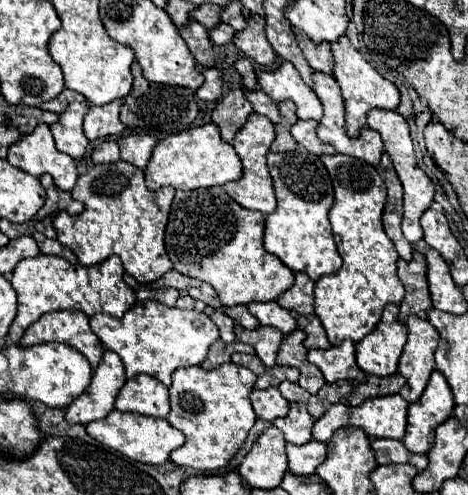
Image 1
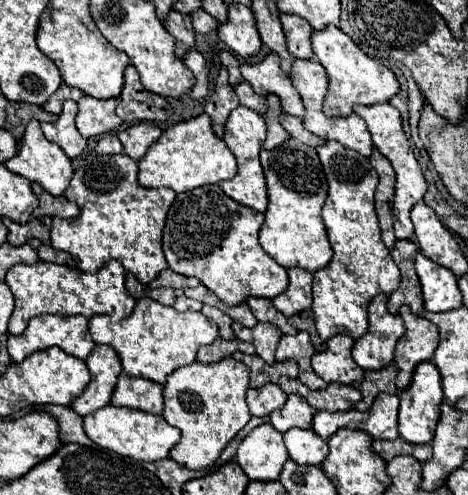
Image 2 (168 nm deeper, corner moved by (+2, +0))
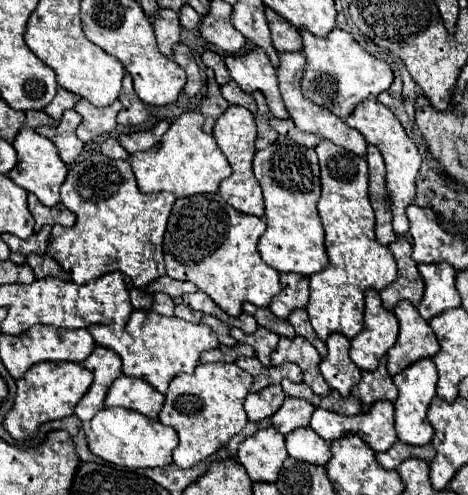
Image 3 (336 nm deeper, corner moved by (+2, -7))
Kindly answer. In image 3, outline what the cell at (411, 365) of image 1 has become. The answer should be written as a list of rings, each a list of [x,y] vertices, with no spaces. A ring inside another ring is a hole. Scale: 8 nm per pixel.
[[[399,300],[393,308],[393,314],[399,320],[399,336],[395,346],[391,346],[387,352],[387,370],[391,376],[405,370],[419,358],[435,356],[439,352],[439,342],[431,332],[429,322],[419,316],[417,308],[409,300]]]

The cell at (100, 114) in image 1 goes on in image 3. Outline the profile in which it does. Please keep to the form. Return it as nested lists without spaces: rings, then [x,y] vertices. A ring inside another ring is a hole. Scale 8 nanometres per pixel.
[[[79,100],[77,106],[75,106],[75,112],[81,114],[81,118],[83,118],[79,128],[77,128],[79,140],[89,142],[89,140],[93,140],[95,136],[99,136],[103,132],[115,130],[115,126],[117,126],[115,118],[117,118],[119,110],[121,110],[119,100],[115,100],[113,104],[103,106],[103,108],[93,106],[89,100]]]

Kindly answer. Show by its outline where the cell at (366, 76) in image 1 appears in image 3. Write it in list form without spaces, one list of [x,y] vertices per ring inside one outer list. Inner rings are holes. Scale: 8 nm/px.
[[[303,28],[299,32],[303,38],[303,52],[307,58],[301,90],[303,96],[313,104],[331,110],[335,116],[345,120],[345,116],[349,116],[361,100],[375,98],[379,92],[391,86],[393,70],[389,68],[389,64],[365,52],[349,32],[333,28],[325,38],[319,38]]]

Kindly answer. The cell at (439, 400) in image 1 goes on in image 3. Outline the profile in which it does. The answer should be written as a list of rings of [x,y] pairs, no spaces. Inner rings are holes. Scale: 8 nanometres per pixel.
[[[431,358],[417,360],[417,364],[411,364],[409,368],[399,372],[397,376],[393,376],[393,382],[399,390],[399,396],[395,400],[397,438],[405,444],[411,444],[411,446],[429,444],[433,438],[433,428],[427,420],[427,406],[429,406],[431,398],[435,396],[435,388],[437,388],[437,368],[435,368],[433,360]]]

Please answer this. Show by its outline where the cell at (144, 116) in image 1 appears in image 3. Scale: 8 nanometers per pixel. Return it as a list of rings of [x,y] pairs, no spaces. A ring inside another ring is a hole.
[[[129,74],[123,76],[123,88],[121,88],[121,96],[119,96],[123,110],[117,116],[117,122],[123,126],[135,126],[135,124],[143,124],[149,118],[149,112],[145,108],[145,104],[139,100],[139,96],[133,90],[133,80]]]

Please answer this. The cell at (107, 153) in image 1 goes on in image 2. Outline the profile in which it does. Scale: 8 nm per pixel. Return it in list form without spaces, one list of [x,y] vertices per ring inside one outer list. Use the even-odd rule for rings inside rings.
[[[105,135],[97,141],[97,147],[95,151],[99,155],[117,155],[117,153],[123,153],[123,145],[121,141],[117,139],[117,135]]]

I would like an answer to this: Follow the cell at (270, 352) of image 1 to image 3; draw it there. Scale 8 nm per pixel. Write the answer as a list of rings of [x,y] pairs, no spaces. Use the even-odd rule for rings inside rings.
[[[231,328],[231,336],[239,342],[247,342],[253,346],[257,358],[263,362],[263,366],[271,366],[271,352],[275,350],[277,342],[279,342],[279,336],[267,328],[257,328],[257,332],[253,334],[243,334],[241,330],[237,328]]]

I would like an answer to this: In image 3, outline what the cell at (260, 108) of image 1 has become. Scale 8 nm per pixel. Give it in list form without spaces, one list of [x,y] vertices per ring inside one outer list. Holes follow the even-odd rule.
[[[229,80],[227,84],[223,84],[223,86],[221,86],[221,94],[223,94],[223,98],[225,98],[229,104],[245,106],[245,108],[247,108],[247,110],[251,110],[253,114],[257,112],[257,104],[255,104],[253,96],[251,96],[251,94],[247,94],[247,92],[243,92],[243,90],[239,90],[239,88],[237,88],[237,84],[235,84],[233,80]]]

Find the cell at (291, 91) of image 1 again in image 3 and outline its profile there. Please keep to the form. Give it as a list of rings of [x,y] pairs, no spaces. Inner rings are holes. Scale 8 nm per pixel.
[[[253,48],[243,56],[225,56],[225,64],[231,80],[235,80],[243,92],[263,92],[269,112],[275,118],[287,118],[287,110],[279,94],[277,72],[261,48]]]

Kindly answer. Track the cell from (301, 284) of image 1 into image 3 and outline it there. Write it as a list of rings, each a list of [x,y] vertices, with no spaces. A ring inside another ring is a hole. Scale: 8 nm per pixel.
[[[281,274],[281,292],[271,300],[269,310],[277,318],[287,318],[291,310],[305,308],[309,302],[309,278],[301,274]]]

